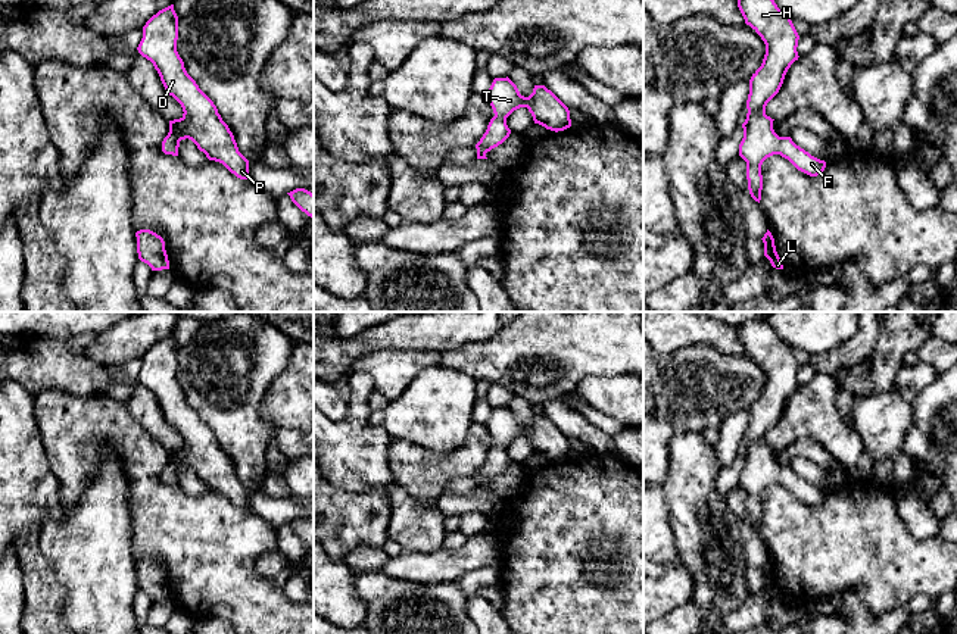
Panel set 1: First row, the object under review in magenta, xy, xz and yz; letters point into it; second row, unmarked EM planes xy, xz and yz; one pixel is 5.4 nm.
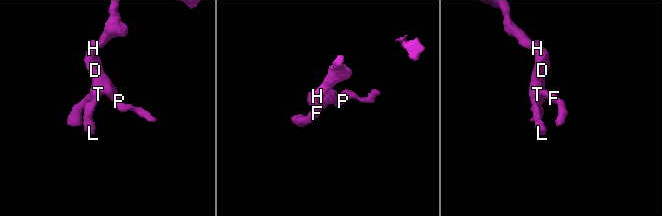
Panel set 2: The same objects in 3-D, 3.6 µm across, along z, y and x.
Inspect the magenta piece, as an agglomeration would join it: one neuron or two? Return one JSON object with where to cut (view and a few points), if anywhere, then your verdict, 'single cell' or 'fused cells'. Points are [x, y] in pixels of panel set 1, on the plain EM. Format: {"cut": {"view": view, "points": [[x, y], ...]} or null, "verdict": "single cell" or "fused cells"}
{"cut": null, "verdict": "single cell"}

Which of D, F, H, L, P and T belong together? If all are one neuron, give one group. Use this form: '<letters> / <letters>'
D F H L P T

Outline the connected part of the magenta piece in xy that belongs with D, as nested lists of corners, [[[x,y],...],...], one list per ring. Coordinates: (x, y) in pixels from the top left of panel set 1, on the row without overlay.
[[[174,334],[159,340],[143,356],[138,382],[150,390],[169,425],[183,437],[180,449],[169,450],[169,462],[162,471],[165,484],[178,485],[181,469],[191,469],[209,490],[222,493],[240,509],[249,507],[249,490],[239,481],[228,455],[213,431],[187,403],[177,381],[178,346]]]

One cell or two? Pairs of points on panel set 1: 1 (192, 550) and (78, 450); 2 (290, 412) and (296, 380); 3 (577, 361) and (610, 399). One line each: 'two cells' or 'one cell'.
1: one cell
2: one cell
3: two cells

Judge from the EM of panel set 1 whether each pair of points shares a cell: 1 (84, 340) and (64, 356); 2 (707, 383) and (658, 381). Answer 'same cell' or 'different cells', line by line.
1: same cell
2: same cell

